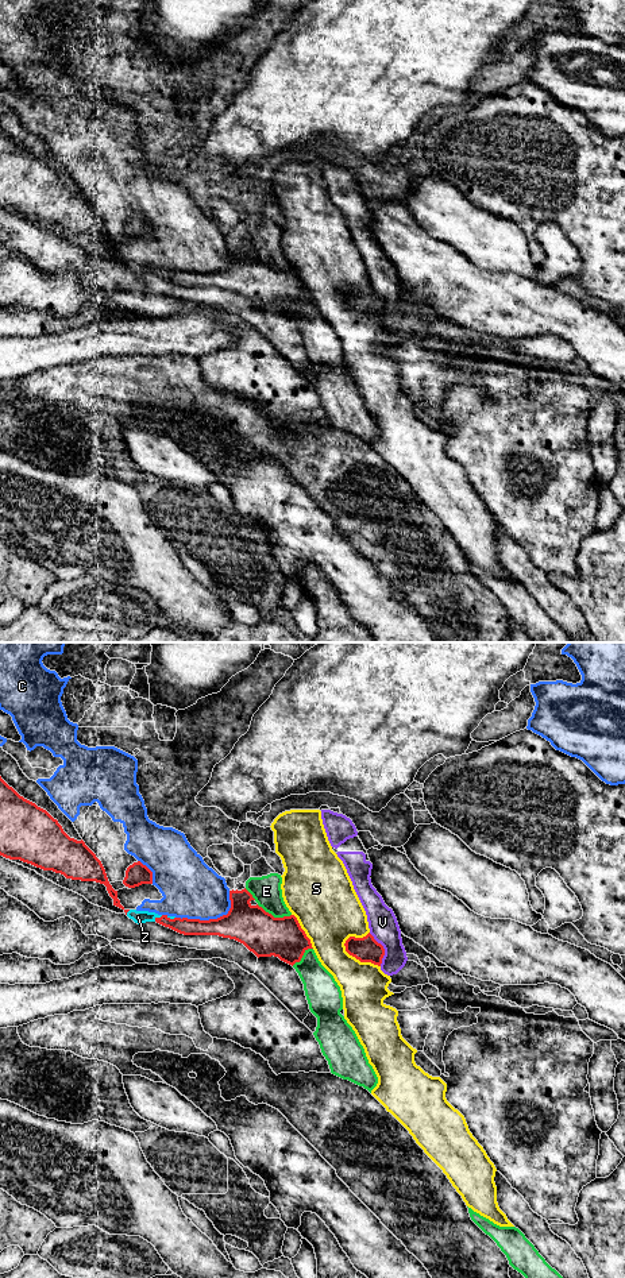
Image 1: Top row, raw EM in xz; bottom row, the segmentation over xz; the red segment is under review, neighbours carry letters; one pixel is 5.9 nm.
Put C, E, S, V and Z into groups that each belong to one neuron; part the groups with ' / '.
C Z / E / S / V

